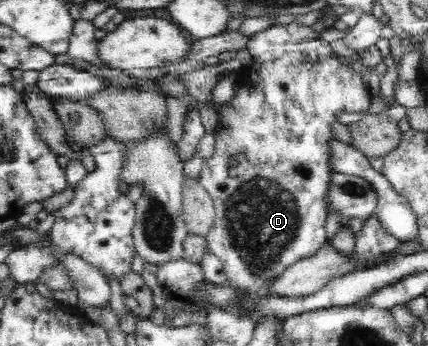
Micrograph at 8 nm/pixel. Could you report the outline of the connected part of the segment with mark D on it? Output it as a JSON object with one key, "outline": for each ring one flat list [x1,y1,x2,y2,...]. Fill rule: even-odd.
{"outline":[[293,20,287,25,272,25,268,29,253,35,247,42,247,50,254,58,258,59,261,65,260,79,251,84,251,89,242,86,238,93,226,104,222,104,217,110,219,124,214,136,216,136,216,147,214,153,204,159,202,171,200,171,200,183,206,188,208,194,213,199,215,207,215,219,210,232,205,238,209,244,209,249,214,256,218,257,220,264,224,266,226,272,226,285,232,286,234,290,242,293,256,293,260,298,272,298,271,284,278,280,287,268,294,263,314,256,324,245,327,245,326,237,326,217,328,217,328,193,330,193,330,179,334,175,332,170,332,156,330,156,330,139,332,139,332,125,336,123,336,115,340,111,346,112,366,112,370,107,372,97,368,90,368,85,364,83,362,75,356,72,348,62,345,62,334,51,328,41,322,39,320,32,317,33,311,26,302,26]]}

